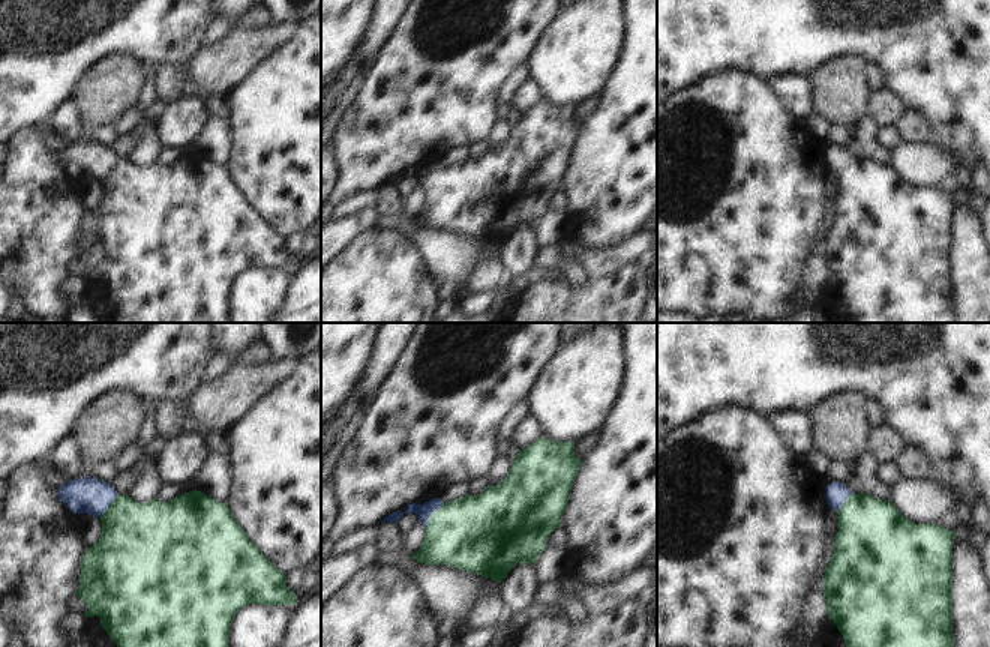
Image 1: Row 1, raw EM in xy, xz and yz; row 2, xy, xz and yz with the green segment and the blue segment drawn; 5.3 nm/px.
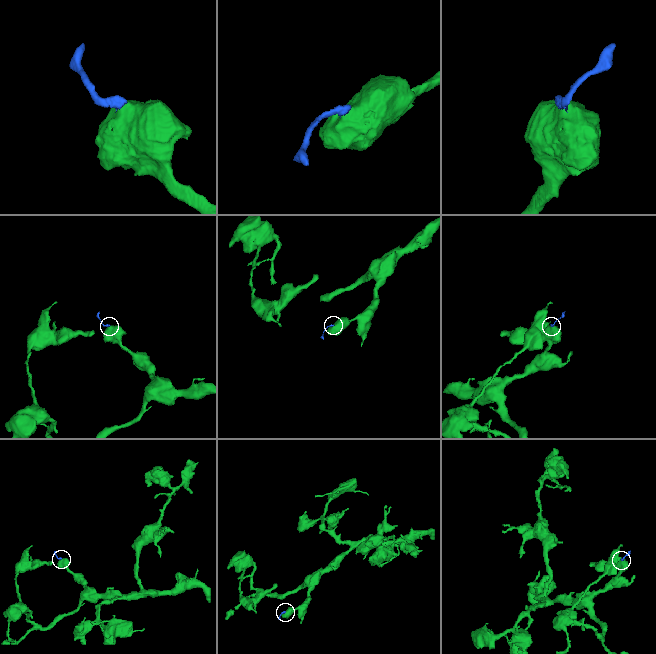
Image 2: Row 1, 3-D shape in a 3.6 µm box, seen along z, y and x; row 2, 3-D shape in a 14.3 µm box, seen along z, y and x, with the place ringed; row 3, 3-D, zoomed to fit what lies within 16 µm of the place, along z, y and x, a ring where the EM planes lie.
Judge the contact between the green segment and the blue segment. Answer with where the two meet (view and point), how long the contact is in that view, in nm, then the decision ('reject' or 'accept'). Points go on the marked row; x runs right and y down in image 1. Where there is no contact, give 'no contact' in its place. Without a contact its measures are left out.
contact xz (431, 515); length 180 nm; accept

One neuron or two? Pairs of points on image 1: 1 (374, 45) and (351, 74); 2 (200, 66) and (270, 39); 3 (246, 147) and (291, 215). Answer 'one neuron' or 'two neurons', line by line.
1: one neuron
2: one neuron
3: one neuron

